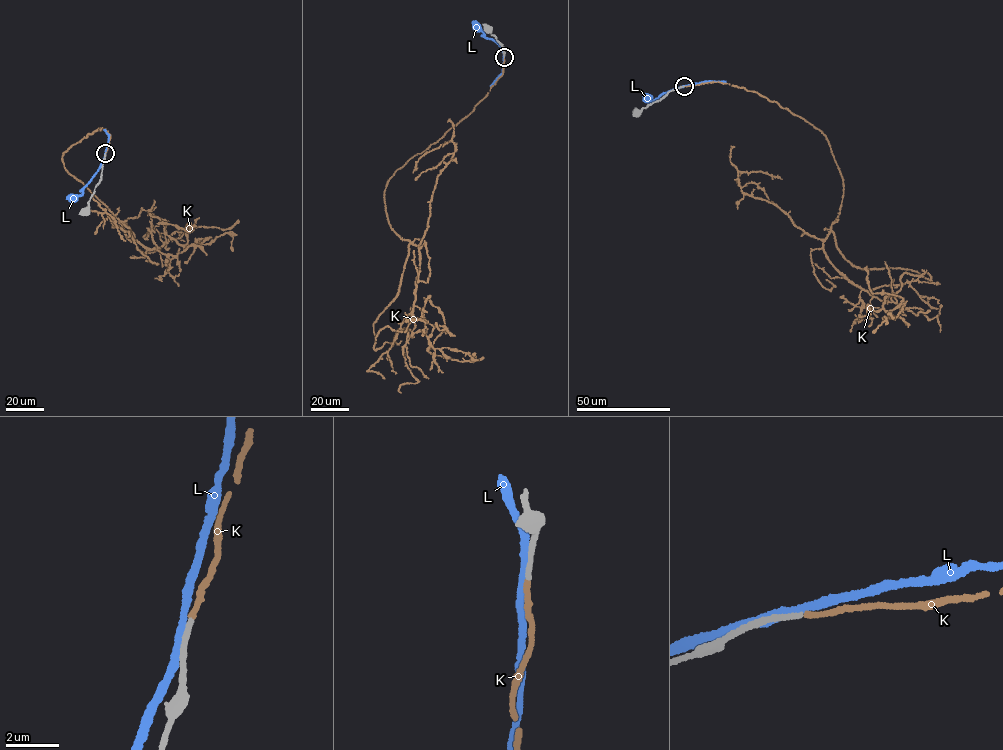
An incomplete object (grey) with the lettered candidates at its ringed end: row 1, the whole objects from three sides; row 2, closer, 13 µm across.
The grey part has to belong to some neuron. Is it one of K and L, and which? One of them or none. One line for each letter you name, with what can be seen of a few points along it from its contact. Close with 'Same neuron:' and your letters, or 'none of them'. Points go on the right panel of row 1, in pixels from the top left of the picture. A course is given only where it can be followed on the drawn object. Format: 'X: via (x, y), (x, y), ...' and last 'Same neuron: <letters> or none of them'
K: via (684, 86), (742, 87), (819, 130), (843, 186), (823, 250), (892, 310), (903, 298), (872, 293), (866, 266)
Same neuron: K

